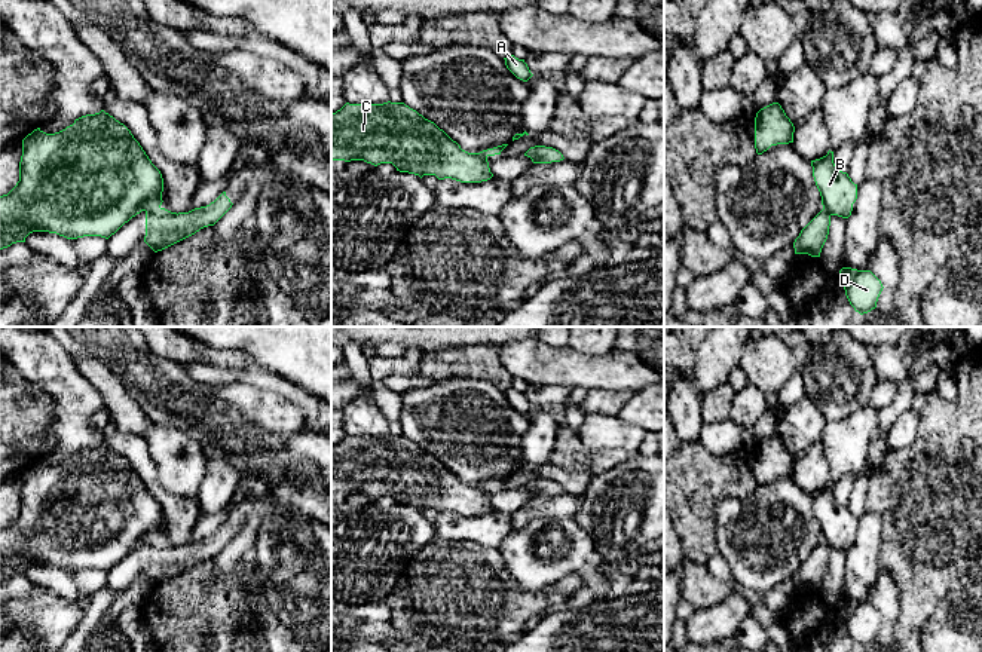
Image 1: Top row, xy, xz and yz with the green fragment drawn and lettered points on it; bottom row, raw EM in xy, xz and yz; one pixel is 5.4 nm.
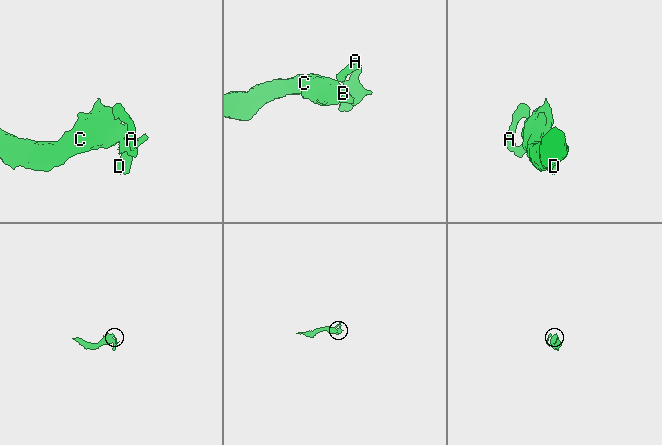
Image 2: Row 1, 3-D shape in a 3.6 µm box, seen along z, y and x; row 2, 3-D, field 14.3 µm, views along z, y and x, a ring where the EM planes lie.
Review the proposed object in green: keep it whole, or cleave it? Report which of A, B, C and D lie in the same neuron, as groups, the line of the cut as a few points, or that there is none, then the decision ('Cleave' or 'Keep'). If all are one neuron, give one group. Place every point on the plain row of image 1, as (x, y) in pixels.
Groups: A D / B C. Split along xy (159, 539), (150, 539), (146, 544). Cleave

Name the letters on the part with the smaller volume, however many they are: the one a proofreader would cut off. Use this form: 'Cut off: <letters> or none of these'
Cut off: A, D

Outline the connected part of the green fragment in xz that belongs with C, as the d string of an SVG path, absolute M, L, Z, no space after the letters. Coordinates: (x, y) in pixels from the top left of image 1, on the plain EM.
M404 435L349 437L331 447L331 493L392 496L397 503L461 515L493 509L487 489L468 486Z

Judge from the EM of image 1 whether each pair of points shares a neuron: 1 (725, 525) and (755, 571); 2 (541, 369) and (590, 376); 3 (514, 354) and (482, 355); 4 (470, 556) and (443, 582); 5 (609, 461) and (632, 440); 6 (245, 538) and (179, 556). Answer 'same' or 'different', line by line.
1: same
2: same
3: different
4: same
5: different
6: different

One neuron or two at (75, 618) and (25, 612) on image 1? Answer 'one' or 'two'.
one

